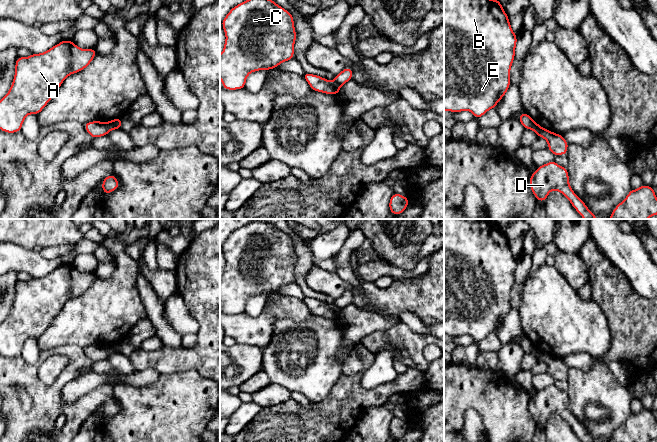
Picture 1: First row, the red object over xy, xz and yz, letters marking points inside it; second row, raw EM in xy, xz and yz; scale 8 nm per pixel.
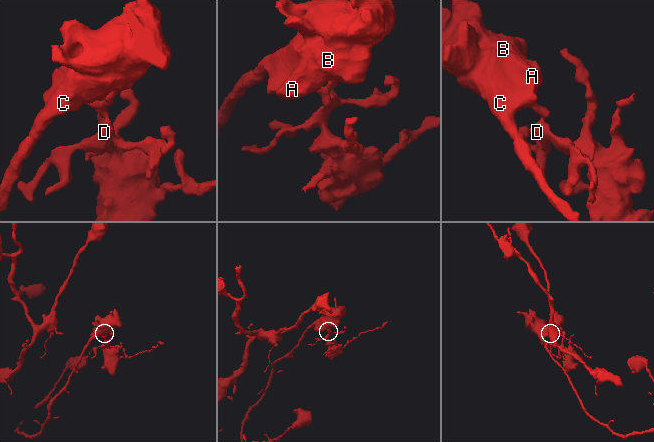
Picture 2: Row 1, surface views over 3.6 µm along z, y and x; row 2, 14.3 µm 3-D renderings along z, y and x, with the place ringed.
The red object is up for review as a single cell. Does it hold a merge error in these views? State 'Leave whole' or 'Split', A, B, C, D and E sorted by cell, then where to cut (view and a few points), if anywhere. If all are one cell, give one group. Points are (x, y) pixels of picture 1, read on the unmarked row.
Split. Groups: A B C E / D. Split along xy (109, 346), (114, 352)

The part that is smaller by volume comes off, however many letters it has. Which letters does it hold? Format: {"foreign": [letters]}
{"foreign": ["D"]}

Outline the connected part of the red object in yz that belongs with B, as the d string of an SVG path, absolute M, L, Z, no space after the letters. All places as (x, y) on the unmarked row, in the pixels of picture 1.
M444 219L444 335L470 335L479 343L497 331L510 307L517 259L497 223Z

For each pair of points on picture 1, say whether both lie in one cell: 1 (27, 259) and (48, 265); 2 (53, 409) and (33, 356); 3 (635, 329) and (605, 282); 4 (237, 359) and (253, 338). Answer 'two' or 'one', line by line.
1: one
2: two
3: one
4: two

